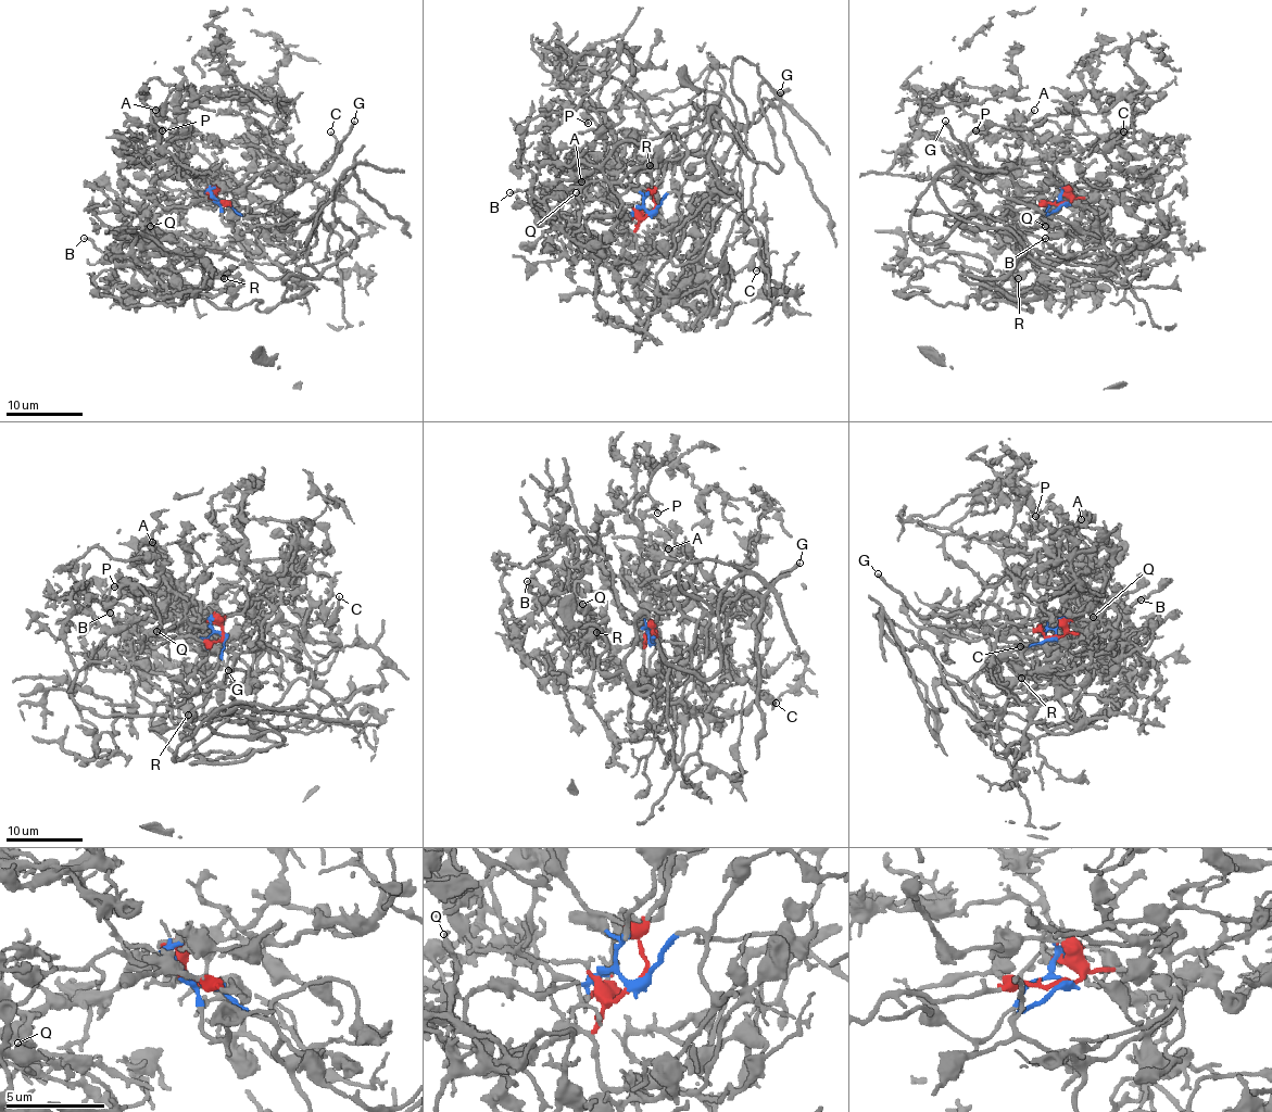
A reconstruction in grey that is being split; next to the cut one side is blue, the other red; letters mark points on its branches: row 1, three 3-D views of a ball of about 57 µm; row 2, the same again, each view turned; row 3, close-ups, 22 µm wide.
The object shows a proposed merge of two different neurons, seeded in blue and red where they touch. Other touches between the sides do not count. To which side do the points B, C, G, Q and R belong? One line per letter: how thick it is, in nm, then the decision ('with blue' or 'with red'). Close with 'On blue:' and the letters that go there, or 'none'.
B: calibre 200 nm; with blue
C: calibre 170 nm; with blue
G: calibre 280 nm; with red
Q: calibre 320 nm; with blue
R: calibre 650 nm; with blue
On blue: B, C, Q, R

